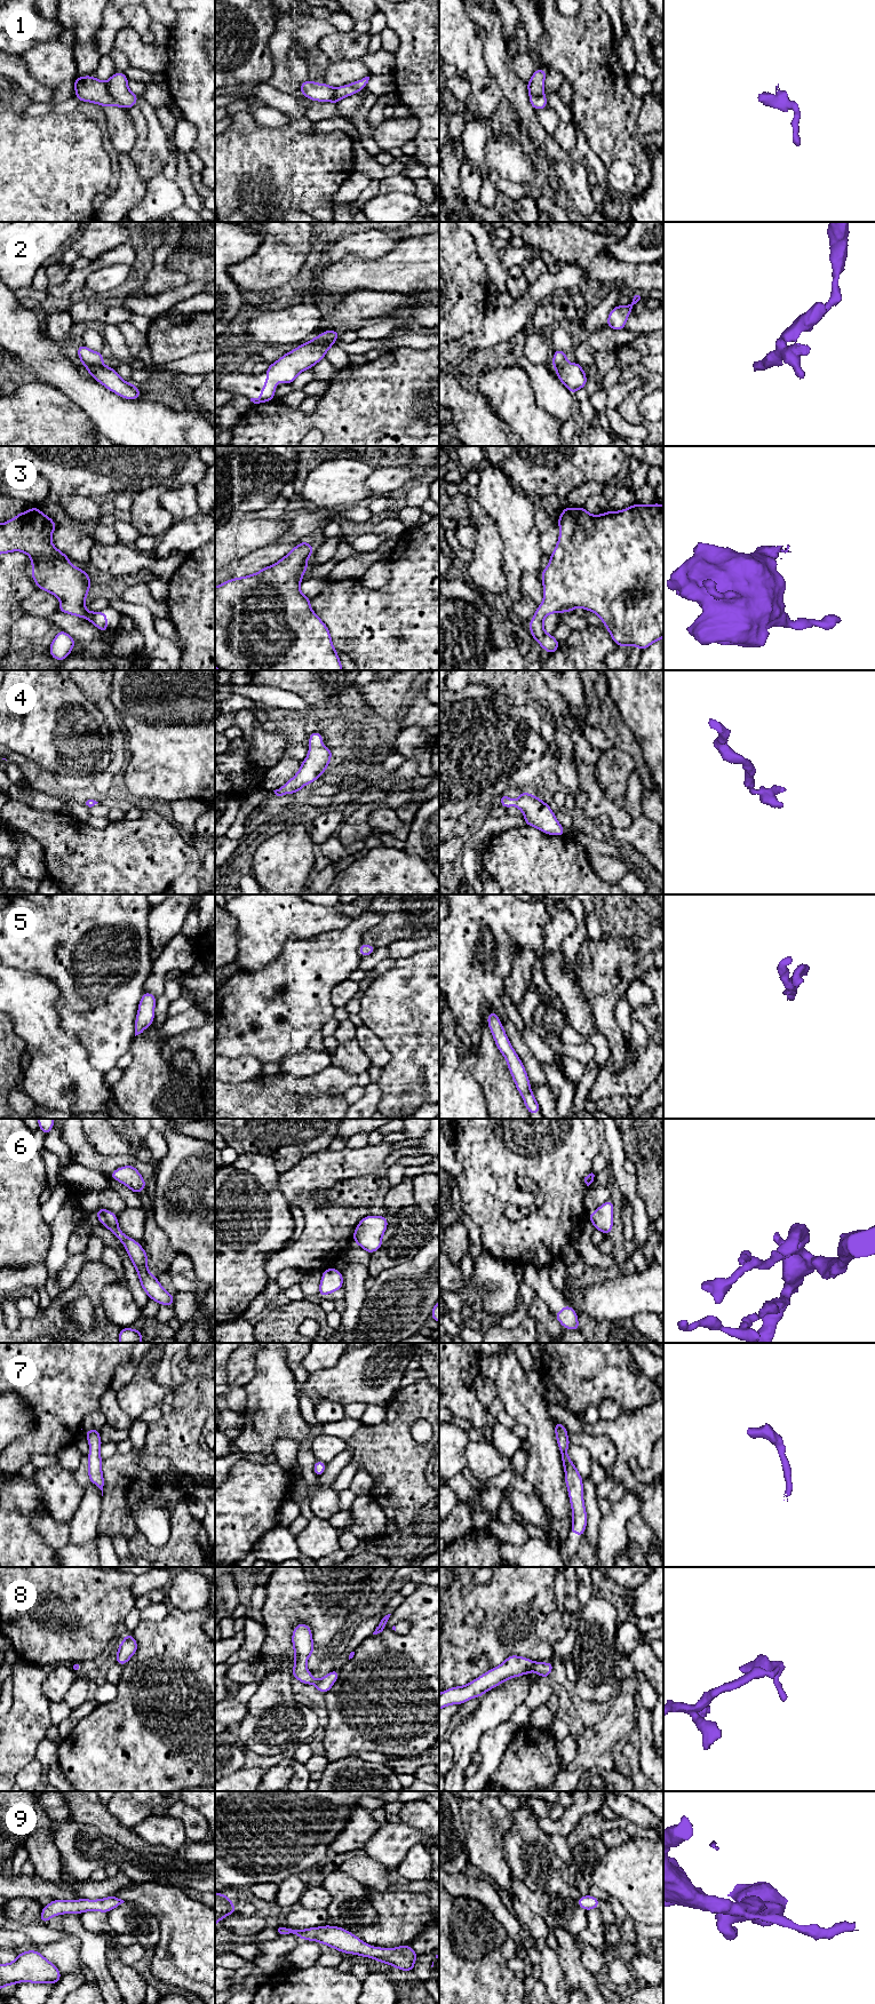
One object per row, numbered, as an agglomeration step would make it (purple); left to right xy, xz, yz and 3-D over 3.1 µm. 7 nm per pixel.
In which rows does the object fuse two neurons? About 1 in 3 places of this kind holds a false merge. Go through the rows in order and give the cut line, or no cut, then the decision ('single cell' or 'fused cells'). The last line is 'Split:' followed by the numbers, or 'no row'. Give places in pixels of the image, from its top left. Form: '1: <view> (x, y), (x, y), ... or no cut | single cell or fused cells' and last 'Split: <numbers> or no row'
1: xy (105, 82), (106, 90), (124, 106) | fused cells
2: xy (101, 364), (94, 367), (86, 367) | fused cells
3: no cut | single cell
4: no cut | single cell
5: no cut | single cell
6: no cut | single cell
7: no cut | single cell
8: no cut | single cell
9: no cut | single cell
Split: 1, 2

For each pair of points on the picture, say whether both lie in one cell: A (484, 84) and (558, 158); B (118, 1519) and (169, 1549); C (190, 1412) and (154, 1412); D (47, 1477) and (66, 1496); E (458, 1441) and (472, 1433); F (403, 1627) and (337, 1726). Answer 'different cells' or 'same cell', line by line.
A: different cells
B: different cells
C: different cells
D: same cell
E: different cells
F: different cells

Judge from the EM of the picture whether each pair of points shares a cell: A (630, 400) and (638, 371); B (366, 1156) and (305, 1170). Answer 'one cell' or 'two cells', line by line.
A: one cell
B: one cell

